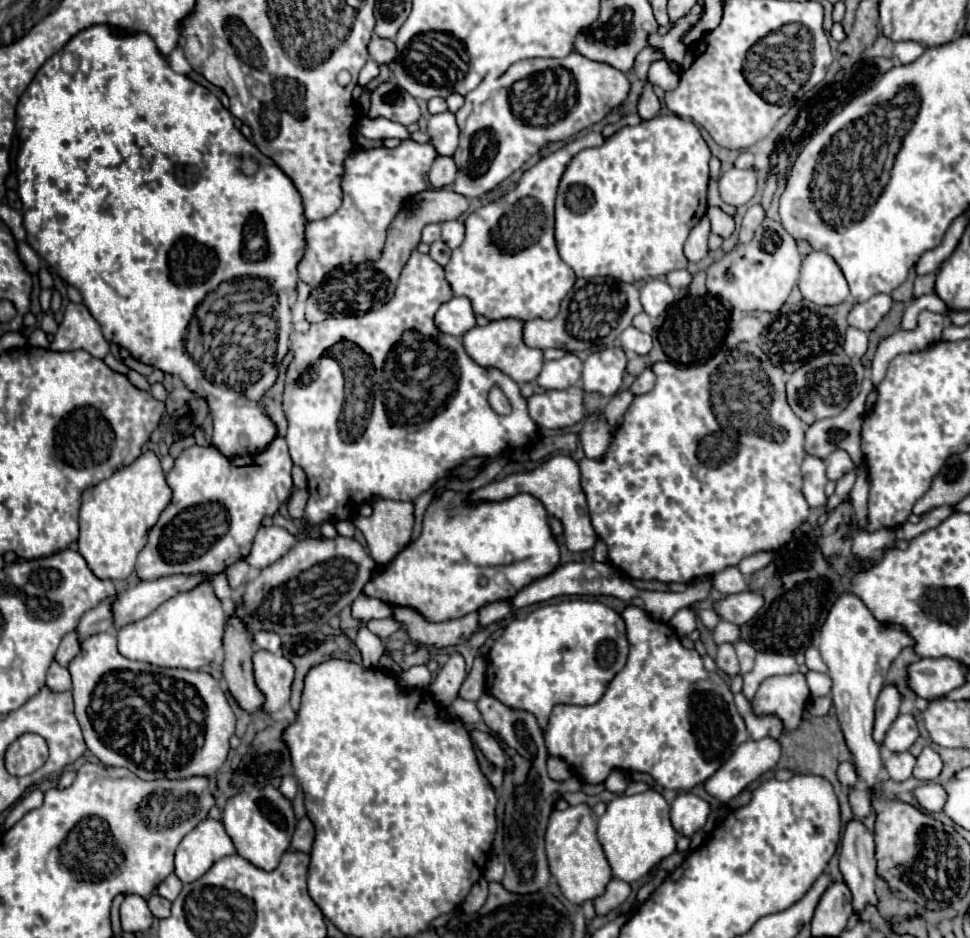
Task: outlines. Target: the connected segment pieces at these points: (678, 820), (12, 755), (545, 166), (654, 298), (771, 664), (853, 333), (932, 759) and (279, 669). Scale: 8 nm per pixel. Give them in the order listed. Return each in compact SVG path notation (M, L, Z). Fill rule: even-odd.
M690 792L678 794L674 798L674 828L678 834L692 836L700 828L704 828L708 816L710 816L710 804L702 800L700 796L694 796Z
M38 734L18 736L6 750L6 770L12 776L24 776L34 772L48 758L46 740Z
M588 132L580 140L568 142L564 148L556 150L554 154L542 158L536 166L524 172L518 186L508 192L504 198L478 208L466 218L466 238L464 242L452 250L450 264L446 266L446 280L454 292L454 296L466 296L472 302L476 314L486 316L488 320L502 320L502 318L518 318L518 320L550 320L558 314L562 298L570 292L576 274L574 270L562 262L554 242L554 198L560 184L560 178L570 164L570 160L584 148L602 146L604 138L598 132Z
M654 278L654 280L648 280L642 290L640 290L640 302L642 302L642 308L648 316L652 318L658 318L666 306L674 300L674 292L672 288L666 284L666 280L660 280L660 278Z
M760 652L756 656L754 668L750 672L742 674L742 678L744 678L742 694L750 700L764 678L778 676L778 674L792 674L792 672L798 672L798 664L796 664L794 656L778 654L778 652Z
M848 328L846 342L844 342L844 352L846 352L850 358L860 360L860 358L866 354L866 348L868 348L868 336L866 336L866 332Z
M926 746L922 750L922 754L918 756L918 760L916 760L914 778L918 778L918 780L936 780L940 772L942 772L942 758L940 758L940 754L934 748Z
M258 650L252 656L254 662L254 674L256 674L256 686L264 694L262 712L274 714L280 708L284 708L284 702L290 700L292 680L294 680L294 666L288 658L276 656L266 650Z

